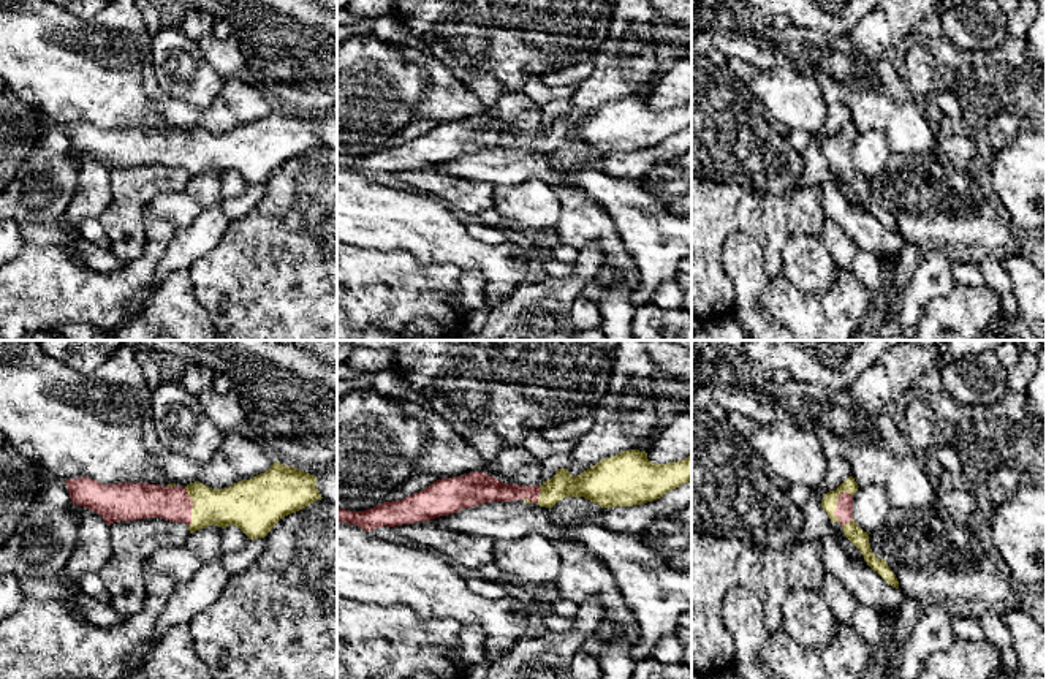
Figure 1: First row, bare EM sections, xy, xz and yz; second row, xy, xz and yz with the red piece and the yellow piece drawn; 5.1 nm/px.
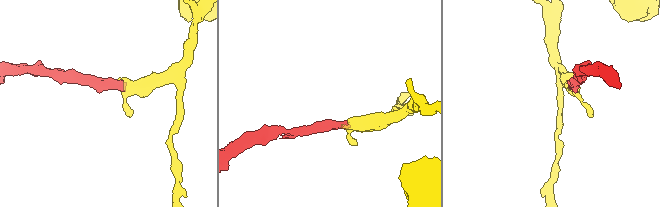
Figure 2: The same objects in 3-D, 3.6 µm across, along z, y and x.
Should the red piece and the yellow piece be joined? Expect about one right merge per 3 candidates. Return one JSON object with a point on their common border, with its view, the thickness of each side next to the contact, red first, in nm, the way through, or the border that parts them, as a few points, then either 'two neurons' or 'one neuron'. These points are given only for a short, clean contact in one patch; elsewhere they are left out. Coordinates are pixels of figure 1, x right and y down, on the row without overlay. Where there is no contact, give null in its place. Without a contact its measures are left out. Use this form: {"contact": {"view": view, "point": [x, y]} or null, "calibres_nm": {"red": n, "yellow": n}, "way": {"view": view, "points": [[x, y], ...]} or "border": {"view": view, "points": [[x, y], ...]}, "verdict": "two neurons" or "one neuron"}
{"contact": {"view": "yz", "point": [837, 151]}, "calibres_nm": {"red": 90, "yellow": 80}, "way": {"view": "yz", "points": [[844, 157], [837, 151], [829, 146]]}, "verdict": "one neuron"}

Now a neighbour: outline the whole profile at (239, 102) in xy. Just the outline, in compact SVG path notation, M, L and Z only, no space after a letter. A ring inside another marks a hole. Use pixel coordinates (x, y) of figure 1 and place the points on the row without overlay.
M245 76L231 78L225 81L214 103L203 111L198 127L212 135L225 135L264 119L274 108L274 101Z

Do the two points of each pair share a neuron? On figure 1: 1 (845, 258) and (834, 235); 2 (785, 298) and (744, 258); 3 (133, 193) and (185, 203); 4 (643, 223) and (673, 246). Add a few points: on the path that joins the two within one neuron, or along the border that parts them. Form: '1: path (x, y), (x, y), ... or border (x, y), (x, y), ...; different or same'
1: path (844, 252), (837, 241); same
2: border (768, 282), (765, 304), (776, 318); different
3: border (184, 187), (174, 192), (163, 192), (149, 204); different
4: path (651, 230), (668, 238); same

